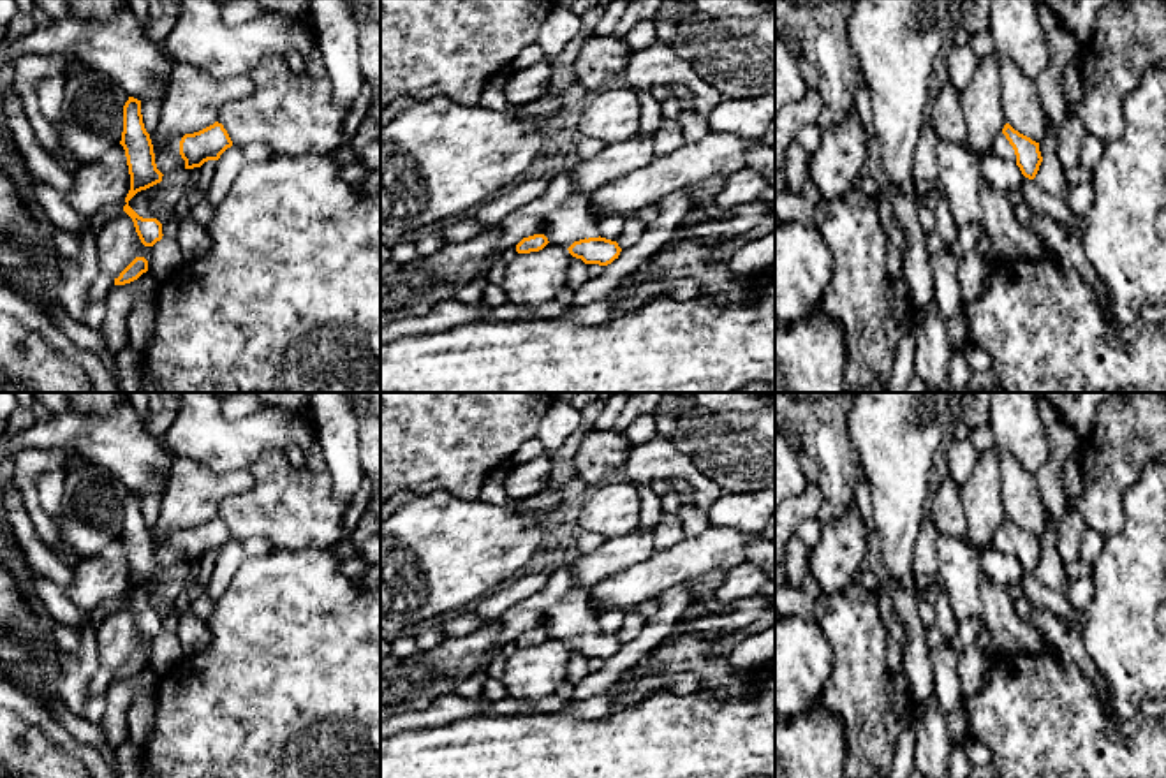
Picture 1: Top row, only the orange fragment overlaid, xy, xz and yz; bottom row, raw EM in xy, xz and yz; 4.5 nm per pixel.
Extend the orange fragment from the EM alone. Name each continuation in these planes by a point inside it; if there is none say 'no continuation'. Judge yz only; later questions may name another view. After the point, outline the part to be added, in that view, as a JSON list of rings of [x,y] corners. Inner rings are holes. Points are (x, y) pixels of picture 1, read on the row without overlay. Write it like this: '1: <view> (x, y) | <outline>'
1: yz (1001, 541) | [[[1002,526],[997,528],[997,532],[993,533],[993,537],[986,547],[995,549],[1006,556],[1016,556],[1015,544]]]

